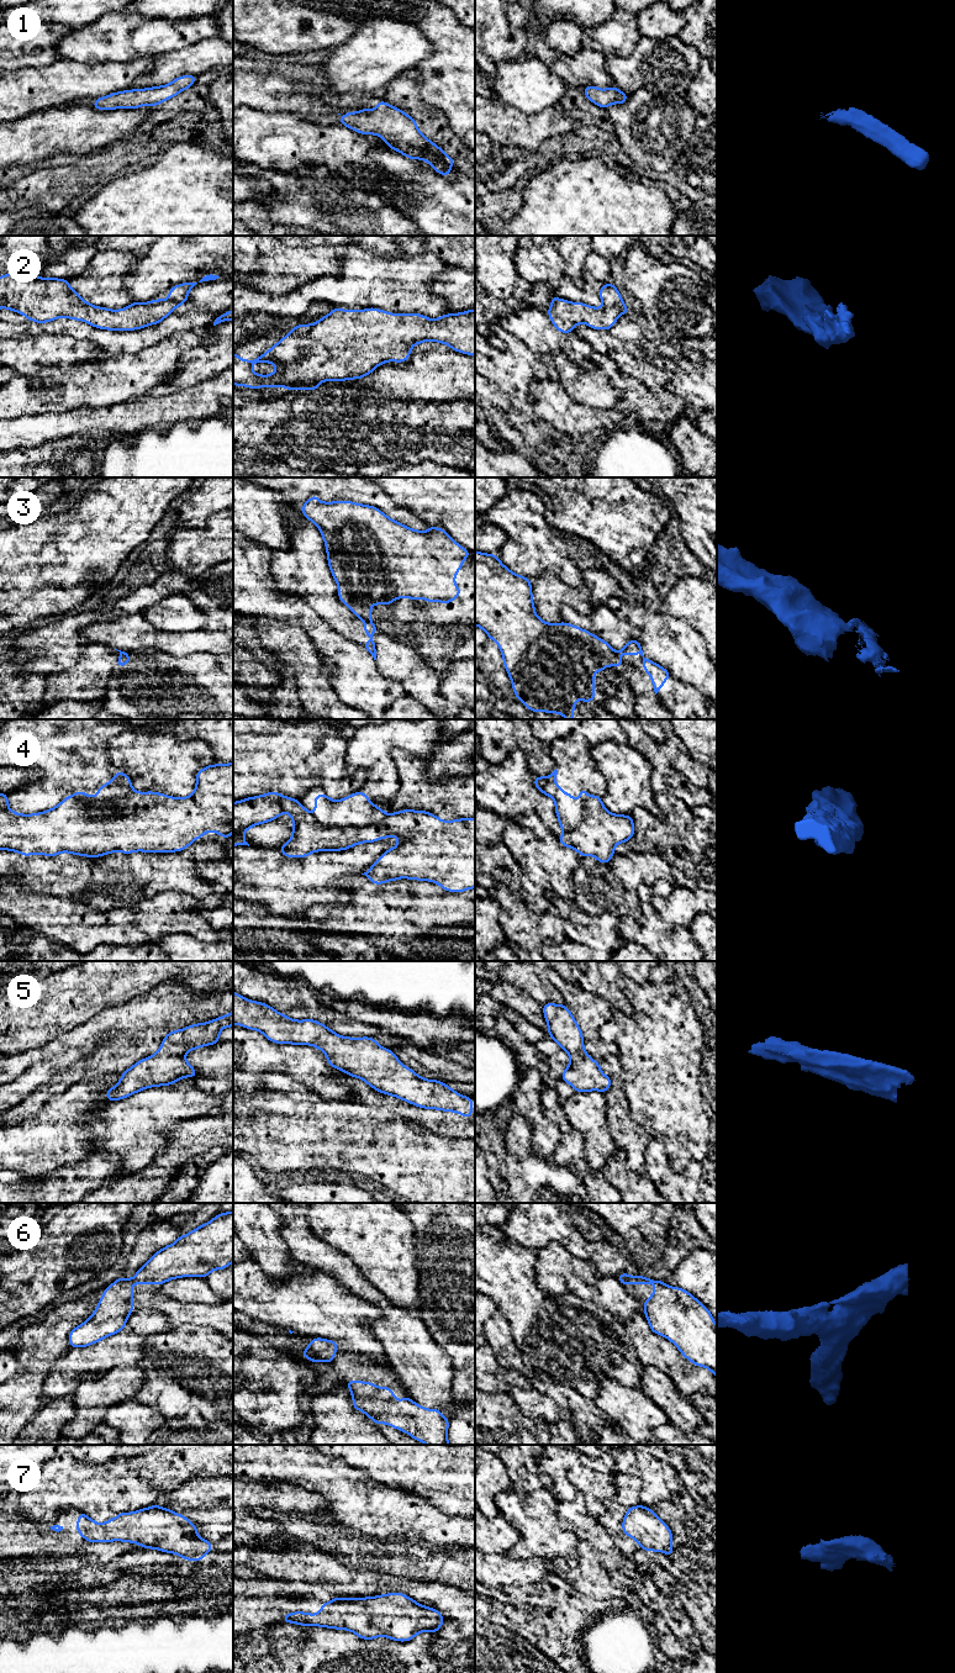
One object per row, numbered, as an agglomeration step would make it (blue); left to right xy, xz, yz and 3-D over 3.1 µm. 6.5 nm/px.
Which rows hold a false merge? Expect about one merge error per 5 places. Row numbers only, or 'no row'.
3, 4

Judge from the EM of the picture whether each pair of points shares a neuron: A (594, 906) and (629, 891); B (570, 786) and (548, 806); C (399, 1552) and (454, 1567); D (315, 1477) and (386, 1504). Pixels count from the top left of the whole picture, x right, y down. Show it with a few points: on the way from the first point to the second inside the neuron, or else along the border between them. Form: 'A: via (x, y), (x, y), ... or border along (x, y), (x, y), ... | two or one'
A: via (602, 897), (607, 892), (621, 891) | one
B: border along (534, 779), (534, 786), (553, 800), (559, 824) | two
C: via (412, 1560), (441, 1566) | one
D: via (332, 1487), (353, 1504), (369, 1504) | one

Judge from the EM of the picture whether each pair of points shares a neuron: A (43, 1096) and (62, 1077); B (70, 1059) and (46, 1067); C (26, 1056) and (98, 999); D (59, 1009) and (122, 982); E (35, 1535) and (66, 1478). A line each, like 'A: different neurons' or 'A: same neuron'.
A: same neuron
B: same neuron
C: different neurons
D: same neuron
E: different neurons

